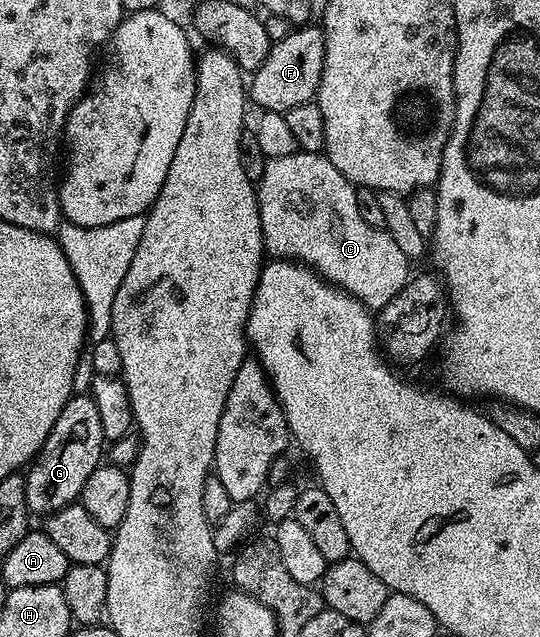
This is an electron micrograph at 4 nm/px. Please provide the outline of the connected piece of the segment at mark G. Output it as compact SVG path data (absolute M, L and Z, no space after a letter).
M75 394L67 406L63 406L63 414L59 414L55 426L51 426L47 442L43 442L24 473L25 497L30 513L57 512L74 503L80 497L87 478L91 478L91 474L102 463L106 444L99 409L95 407L92 395Z

